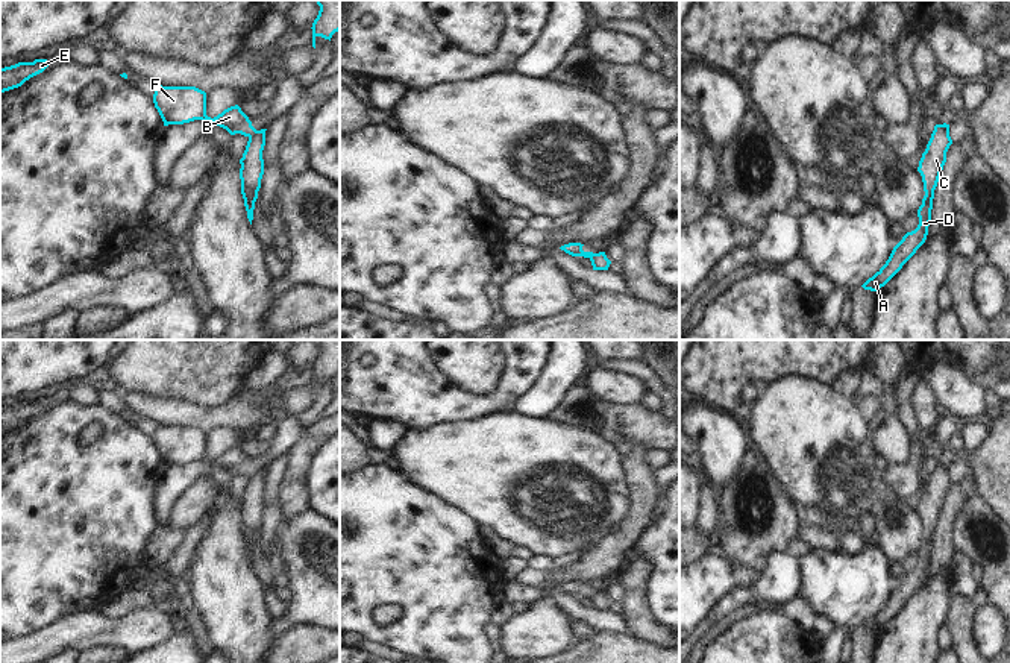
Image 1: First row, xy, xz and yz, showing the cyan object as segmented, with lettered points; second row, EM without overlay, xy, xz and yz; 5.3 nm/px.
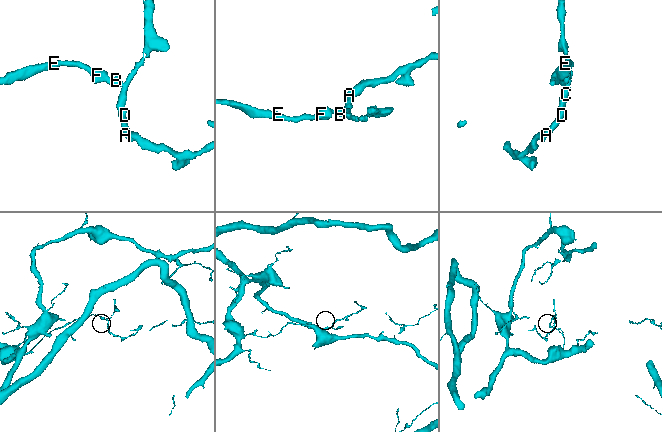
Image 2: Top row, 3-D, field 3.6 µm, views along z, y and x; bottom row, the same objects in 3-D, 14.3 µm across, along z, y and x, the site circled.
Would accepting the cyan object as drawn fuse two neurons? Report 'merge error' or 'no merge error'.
merge error

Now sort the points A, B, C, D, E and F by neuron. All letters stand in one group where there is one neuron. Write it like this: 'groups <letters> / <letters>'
groups A C D / B E F

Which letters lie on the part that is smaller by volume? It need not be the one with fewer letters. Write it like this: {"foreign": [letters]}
{"foreign": ["A", "C", "D"]}

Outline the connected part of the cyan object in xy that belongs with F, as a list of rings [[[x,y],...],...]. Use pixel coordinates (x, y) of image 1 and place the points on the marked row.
[[[158,85],[153,103],[164,126],[183,124],[202,120],[209,126],[220,126],[231,135],[241,134],[250,137],[256,129],[238,105],[224,109],[217,117],[206,115],[206,93],[196,86],[162,86]]]

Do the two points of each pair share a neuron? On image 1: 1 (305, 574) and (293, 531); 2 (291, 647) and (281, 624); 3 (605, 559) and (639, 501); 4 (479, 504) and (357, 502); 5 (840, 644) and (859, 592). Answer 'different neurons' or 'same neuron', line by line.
1: same neuron
2: different neurons
3: same neuron
4: different neurons
5: different neurons

